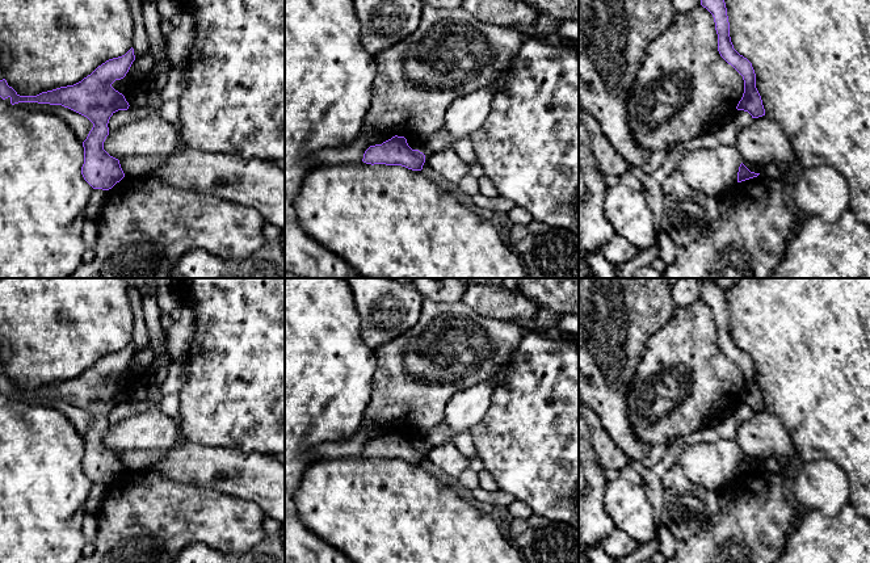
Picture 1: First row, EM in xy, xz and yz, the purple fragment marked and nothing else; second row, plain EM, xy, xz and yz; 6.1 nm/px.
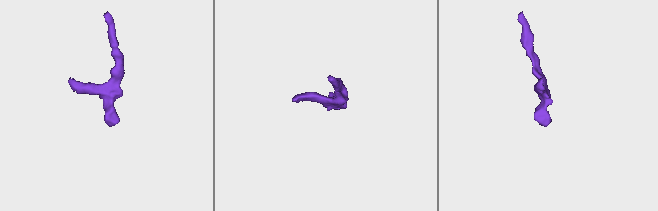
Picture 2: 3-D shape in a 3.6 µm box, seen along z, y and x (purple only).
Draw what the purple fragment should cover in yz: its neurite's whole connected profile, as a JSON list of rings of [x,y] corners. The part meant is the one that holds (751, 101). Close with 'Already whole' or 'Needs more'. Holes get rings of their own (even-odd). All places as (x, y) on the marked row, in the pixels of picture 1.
[[[701,0],[701,5],[714,17],[720,56],[743,76],[744,93],[736,109],[748,112],[752,118],[765,115],[762,100],[756,88],[756,73],[752,63],[740,55],[731,42],[730,22],[724,0]]]. Already whole

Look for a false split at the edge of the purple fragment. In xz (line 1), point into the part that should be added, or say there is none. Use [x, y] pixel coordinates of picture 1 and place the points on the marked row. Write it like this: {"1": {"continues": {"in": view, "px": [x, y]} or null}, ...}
{"1": {"continues": null}}

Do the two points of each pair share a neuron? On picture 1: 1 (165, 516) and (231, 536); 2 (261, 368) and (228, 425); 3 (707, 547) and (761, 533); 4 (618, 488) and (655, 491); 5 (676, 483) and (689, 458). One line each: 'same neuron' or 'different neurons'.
1: same neuron
2: same neuron
3: same neuron
4: different neurons
5: different neurons

